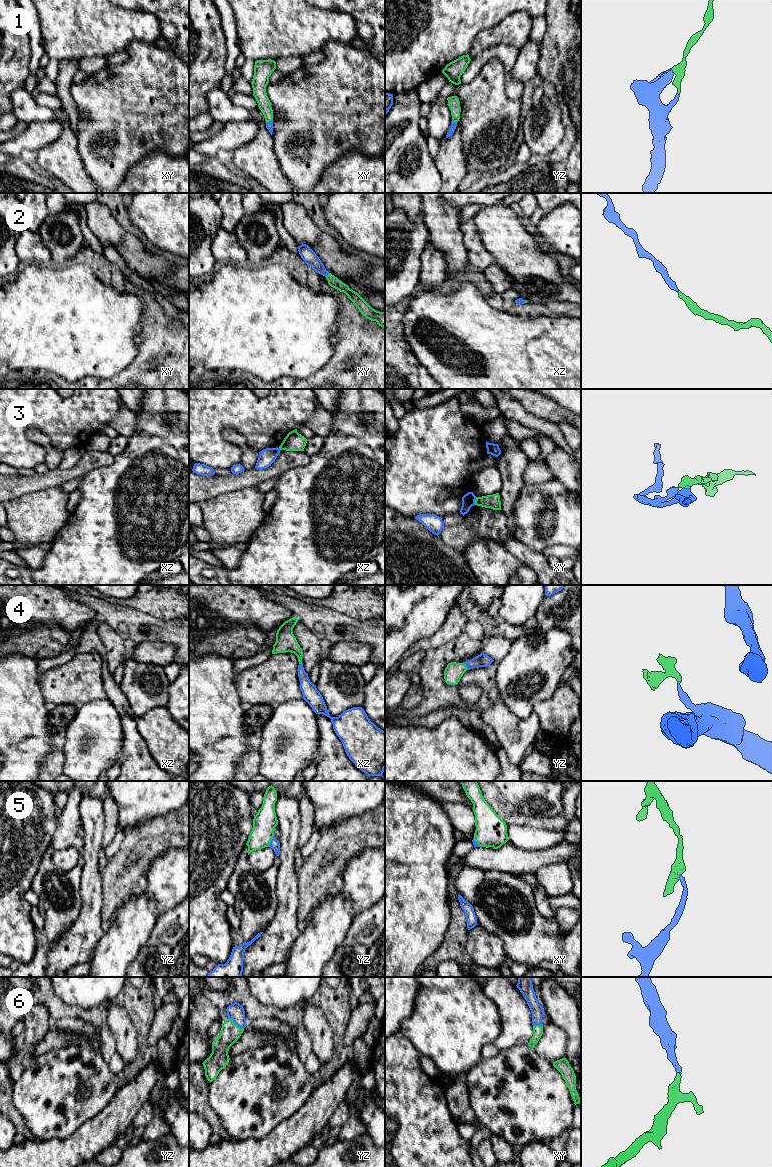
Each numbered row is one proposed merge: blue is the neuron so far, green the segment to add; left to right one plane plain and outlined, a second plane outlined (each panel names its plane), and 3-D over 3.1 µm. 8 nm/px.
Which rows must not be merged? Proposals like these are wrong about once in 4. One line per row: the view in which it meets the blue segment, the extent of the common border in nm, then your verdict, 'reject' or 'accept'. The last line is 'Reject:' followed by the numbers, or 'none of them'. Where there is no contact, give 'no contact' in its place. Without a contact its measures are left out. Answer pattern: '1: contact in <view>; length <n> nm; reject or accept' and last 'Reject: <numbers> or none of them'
1: contact in xy; length 70 nm; accept
2: contact in xy; length 50 nm; accept
3: contact in xy; length 70 nm; reject
4: contact in yz; length 80 nm; accept
5: contact in yz; length 100 nm; accept
6: contact in yz; length 150 nm; accept
Reject: 3

